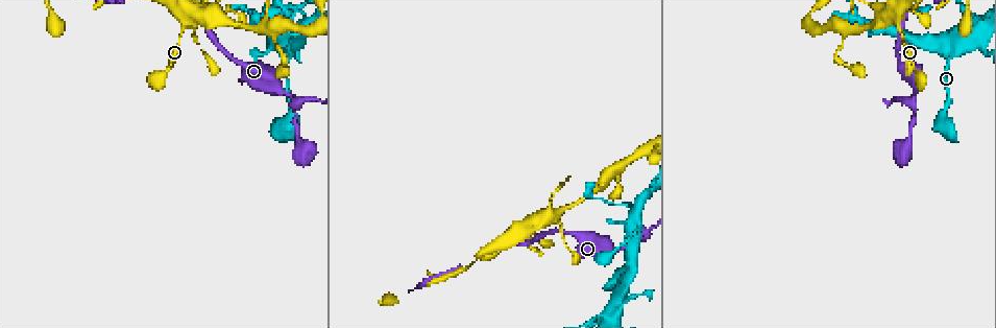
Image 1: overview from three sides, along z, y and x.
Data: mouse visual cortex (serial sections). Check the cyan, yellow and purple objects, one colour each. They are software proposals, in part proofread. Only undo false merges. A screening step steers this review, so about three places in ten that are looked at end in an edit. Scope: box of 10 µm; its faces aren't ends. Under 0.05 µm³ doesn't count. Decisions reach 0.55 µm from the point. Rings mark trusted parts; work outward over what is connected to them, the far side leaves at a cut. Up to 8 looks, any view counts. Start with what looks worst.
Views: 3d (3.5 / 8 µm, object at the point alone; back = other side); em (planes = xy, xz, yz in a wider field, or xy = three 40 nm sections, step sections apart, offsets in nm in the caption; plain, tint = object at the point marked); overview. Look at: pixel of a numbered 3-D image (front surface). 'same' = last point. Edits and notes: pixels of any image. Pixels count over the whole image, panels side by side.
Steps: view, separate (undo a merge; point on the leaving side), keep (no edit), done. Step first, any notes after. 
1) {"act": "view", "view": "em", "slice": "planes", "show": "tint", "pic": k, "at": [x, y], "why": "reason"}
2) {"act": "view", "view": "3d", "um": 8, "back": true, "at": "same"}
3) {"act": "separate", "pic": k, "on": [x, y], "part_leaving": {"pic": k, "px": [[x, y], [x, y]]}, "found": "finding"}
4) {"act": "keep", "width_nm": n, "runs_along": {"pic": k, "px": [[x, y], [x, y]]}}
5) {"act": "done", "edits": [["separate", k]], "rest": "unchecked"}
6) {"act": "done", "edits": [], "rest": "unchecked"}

{"act": "view", "view": "3d", "um": 3.5, "pic": 1, "at": [914, 99], "why": "three-way junction"}

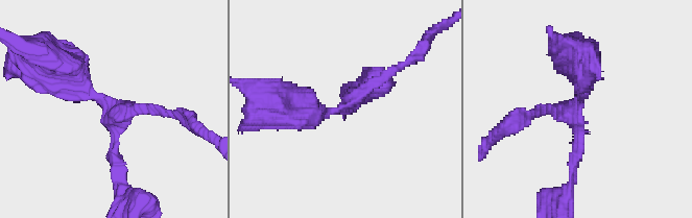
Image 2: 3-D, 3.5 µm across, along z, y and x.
{"act": "view", "view": "em", "slice": "xy", "step": 1, "show": "tint", "pic": 2, "at": [576, 111], "arms": 3, "arm_widths_nm": [200, 200, 450], "why": "now the EM"}

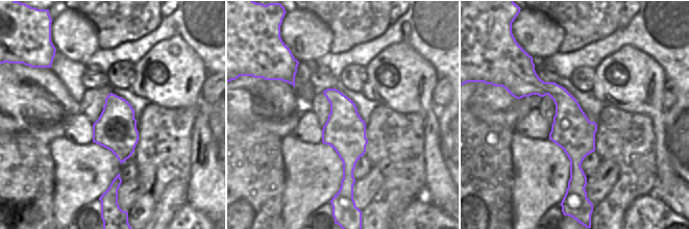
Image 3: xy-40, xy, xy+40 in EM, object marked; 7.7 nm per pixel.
{"act": "view", "view": "em", "slice": "planes", "show": "tint", "at": "same", "why": "another direction"}

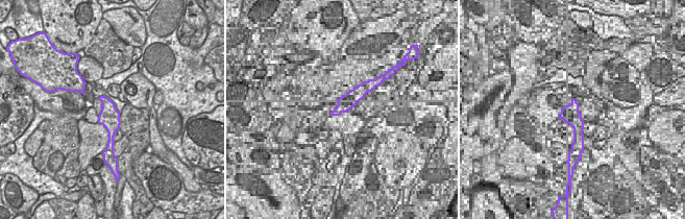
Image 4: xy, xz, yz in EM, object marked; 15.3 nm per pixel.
{"act": "keep", "runs_along": {"pic": 2, "px": [[56, 64], [111, 112], [120, 178]]}, "found": "continuous, no second cell"}

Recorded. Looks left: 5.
{"act": "view", "view": "3d", "um": 3.5, "pic": 1, "at": [889, 27], "why": "thin arm on a thick one"}

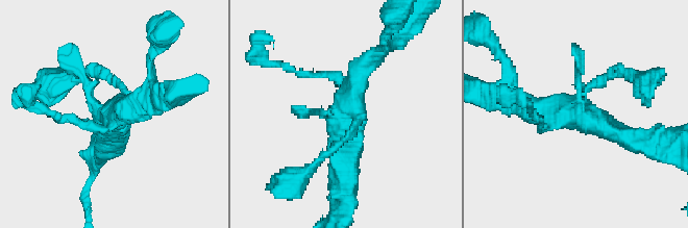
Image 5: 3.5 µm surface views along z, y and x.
{"act": "view", "view": "em", "slice": "xy", "step": 1, "show": "tint", "pic": 5, "at": [345, 114], "why": "need the tissue"}

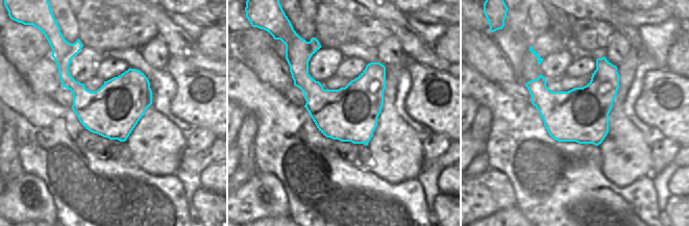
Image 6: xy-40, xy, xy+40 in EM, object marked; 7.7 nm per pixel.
{"act": "keep", "runs_along": {"pic": 5, "px": [[642, 141], [581, 115], [522, 105]]}, "found": "all the same cell"}

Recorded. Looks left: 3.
{"act": "view", "view": "3d", "um": 3.5, "pic": 1, "at": [551, 217], "why": "thick turns thin"}

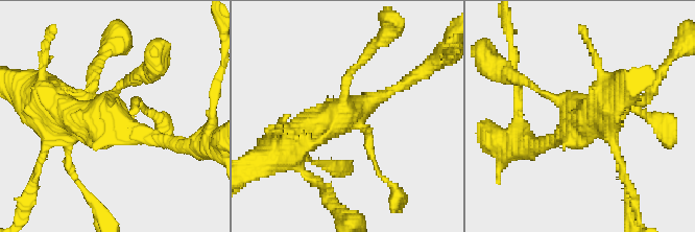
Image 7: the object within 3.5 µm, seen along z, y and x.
{"act": "view", "view": "em", "slice": "xy", "step": 1, "show": "plain", "pic": 7, "at": [349, 115], "why": "now the EM"}

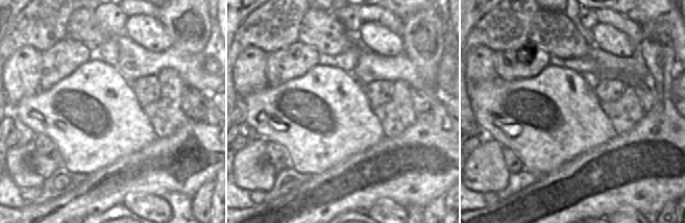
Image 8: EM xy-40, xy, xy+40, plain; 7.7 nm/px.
{"act": "view", "view": "em", "slice": "xy", "step": 1, "show": "tint", "at": "same", "why": "where the object lies"}

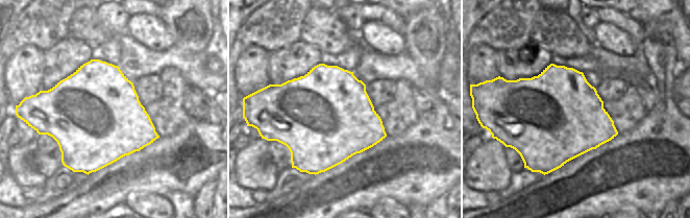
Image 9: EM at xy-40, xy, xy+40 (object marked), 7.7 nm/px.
{"act": "keep", "runs_along": {"pic": 7, "px": [[291, 144], [406, 83]]}, "found": "one cell here"}

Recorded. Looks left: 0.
{"act": "done", "edits": [], "rest": "unchecked"}

